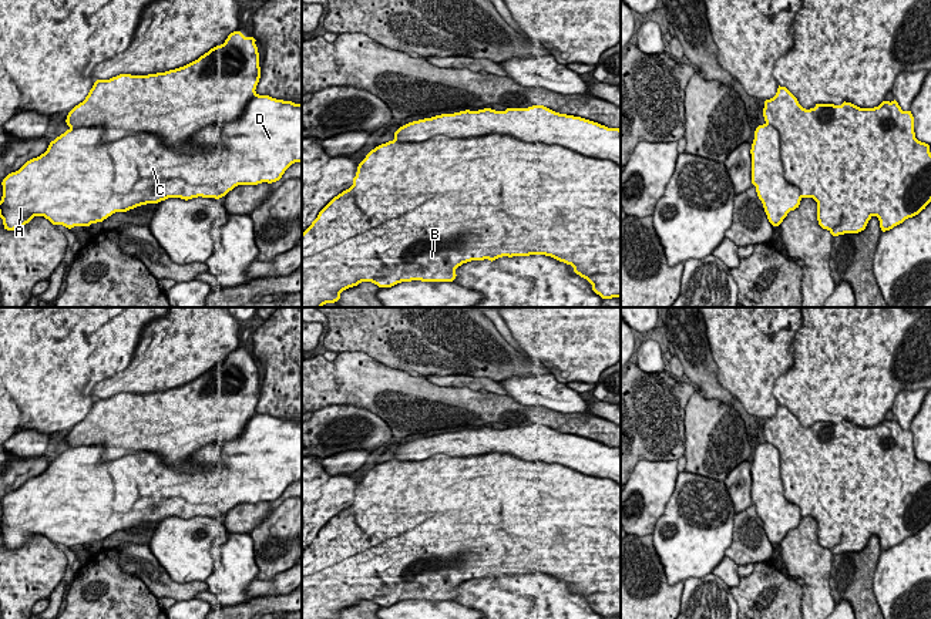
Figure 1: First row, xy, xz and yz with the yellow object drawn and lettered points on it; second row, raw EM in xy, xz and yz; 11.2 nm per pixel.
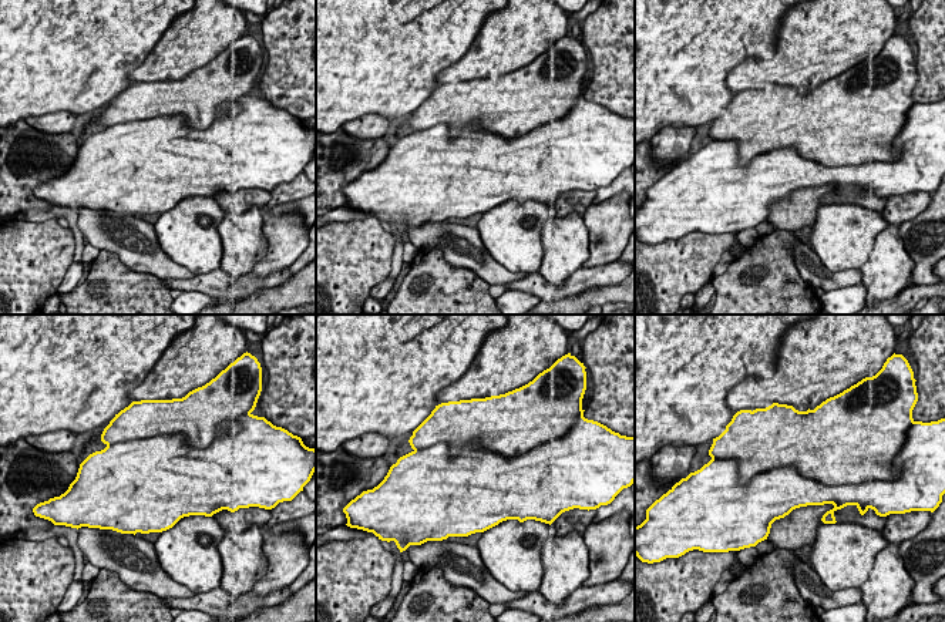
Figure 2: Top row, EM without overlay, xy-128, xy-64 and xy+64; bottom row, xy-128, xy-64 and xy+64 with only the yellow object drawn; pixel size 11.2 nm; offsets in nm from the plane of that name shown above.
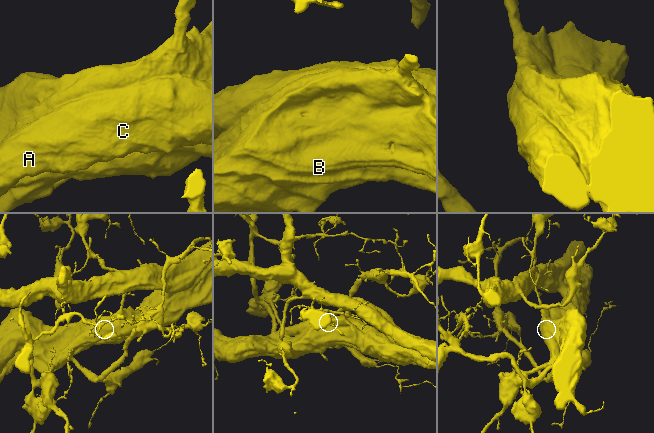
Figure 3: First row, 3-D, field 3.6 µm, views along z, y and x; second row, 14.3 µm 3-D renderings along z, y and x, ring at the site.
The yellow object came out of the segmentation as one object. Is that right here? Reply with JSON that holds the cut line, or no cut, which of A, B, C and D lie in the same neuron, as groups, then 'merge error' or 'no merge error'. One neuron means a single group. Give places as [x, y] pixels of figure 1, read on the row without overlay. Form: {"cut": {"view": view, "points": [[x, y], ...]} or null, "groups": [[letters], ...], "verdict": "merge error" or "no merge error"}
{"cut": {"view": "xy", "points": [[256, 413], [188, 468], [70, 447]]}, "groups": [["A", "C", "D"], ["B"]], "verdict": "merge error"}

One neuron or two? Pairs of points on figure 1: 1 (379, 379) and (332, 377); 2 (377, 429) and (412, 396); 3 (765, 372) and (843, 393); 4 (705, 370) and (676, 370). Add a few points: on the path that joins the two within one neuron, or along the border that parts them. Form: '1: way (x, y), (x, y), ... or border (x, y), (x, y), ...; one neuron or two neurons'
1: way (367, 379), (343, 379); one neuron
2: border (355, 404), (377, 414), (393, 436); two neurons
3: border (792, 345), (793, 364), (773, 387), (777, 403); two neurons
4: border (675, 355), (685, 373); two neurons

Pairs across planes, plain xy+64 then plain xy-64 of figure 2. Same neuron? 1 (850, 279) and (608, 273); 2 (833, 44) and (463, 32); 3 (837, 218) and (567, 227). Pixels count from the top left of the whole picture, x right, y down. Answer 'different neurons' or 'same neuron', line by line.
1: different neurons
2: different neurons
3: different neurons

